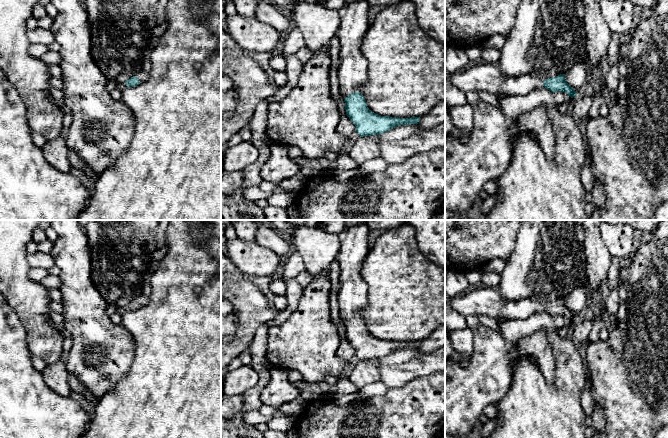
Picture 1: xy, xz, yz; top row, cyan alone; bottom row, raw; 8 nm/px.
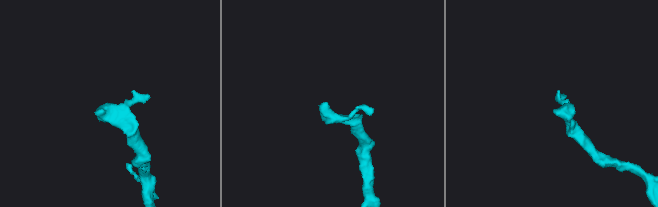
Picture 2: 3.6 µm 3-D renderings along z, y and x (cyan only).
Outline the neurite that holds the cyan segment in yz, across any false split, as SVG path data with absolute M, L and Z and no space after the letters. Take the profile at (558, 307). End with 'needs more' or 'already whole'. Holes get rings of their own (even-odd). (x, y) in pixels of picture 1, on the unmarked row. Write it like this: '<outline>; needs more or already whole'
M494 288L468 289L454 298L445 293L445 304L450 305L464 317L487 315L493 318L525 320L531 315L545 311L551 316L565 316L571 322L577 320L575 314L566 306L565 298L544 305L530 299L504 300Z; needs more

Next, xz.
M365 222L343 230L339 235L340 249L335 260L340 266L340 289L338 292L339 312L345 326L346 339L353 346L356 356L360 361L380 359L397 350L418 348L420 341L399 342L390 340L381 340L372 336L366 328L364 320L356 314L362 309L368 300L368 286L362 280L360 269L368 252L368 234L369 228Z; needs more

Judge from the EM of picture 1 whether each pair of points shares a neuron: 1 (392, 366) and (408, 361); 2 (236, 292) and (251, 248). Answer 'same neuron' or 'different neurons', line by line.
1: same neuron
2: different neurons

